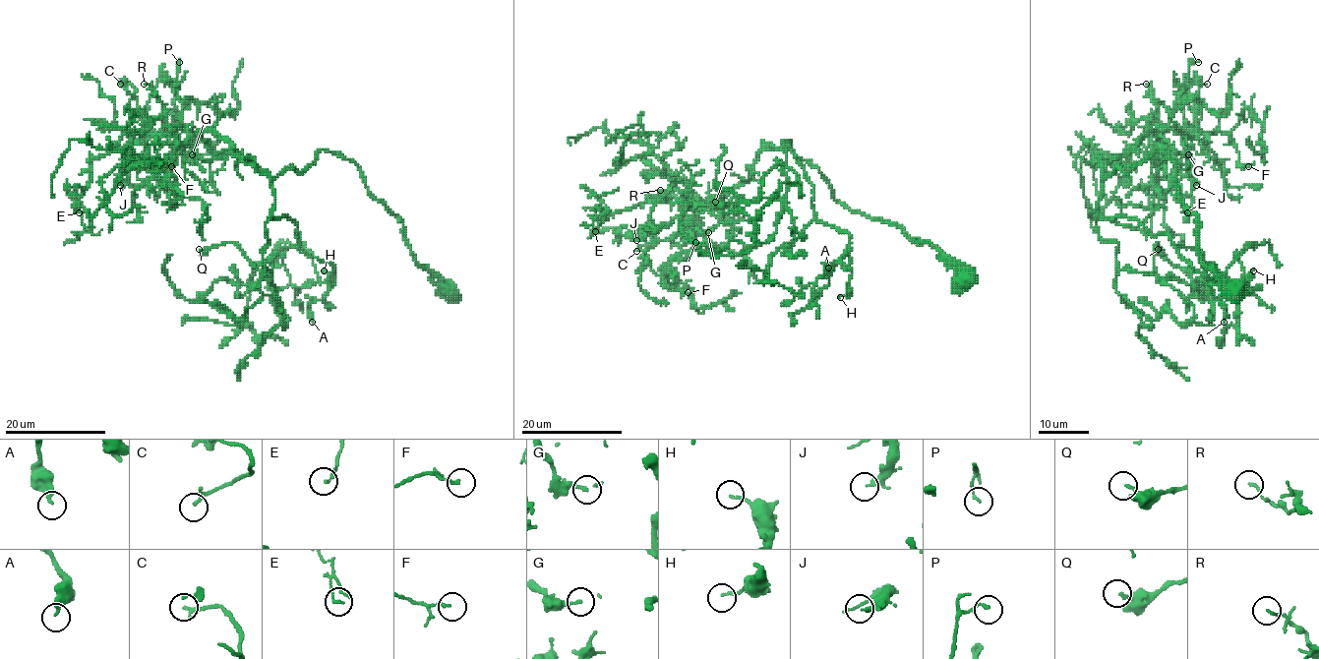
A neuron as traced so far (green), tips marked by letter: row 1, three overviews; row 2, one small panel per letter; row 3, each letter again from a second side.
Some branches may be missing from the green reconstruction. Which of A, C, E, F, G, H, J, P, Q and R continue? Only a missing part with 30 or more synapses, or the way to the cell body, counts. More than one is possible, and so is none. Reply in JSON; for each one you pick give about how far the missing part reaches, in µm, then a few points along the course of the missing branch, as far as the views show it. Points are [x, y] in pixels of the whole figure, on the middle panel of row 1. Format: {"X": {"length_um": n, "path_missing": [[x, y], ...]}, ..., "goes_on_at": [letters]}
{"J": {"length_um": 20, "path_missing": [[636, 240], [622, 245], [614, 254], [647, 265], [647, 269]]}, "goes_on_at": ["J"]}

